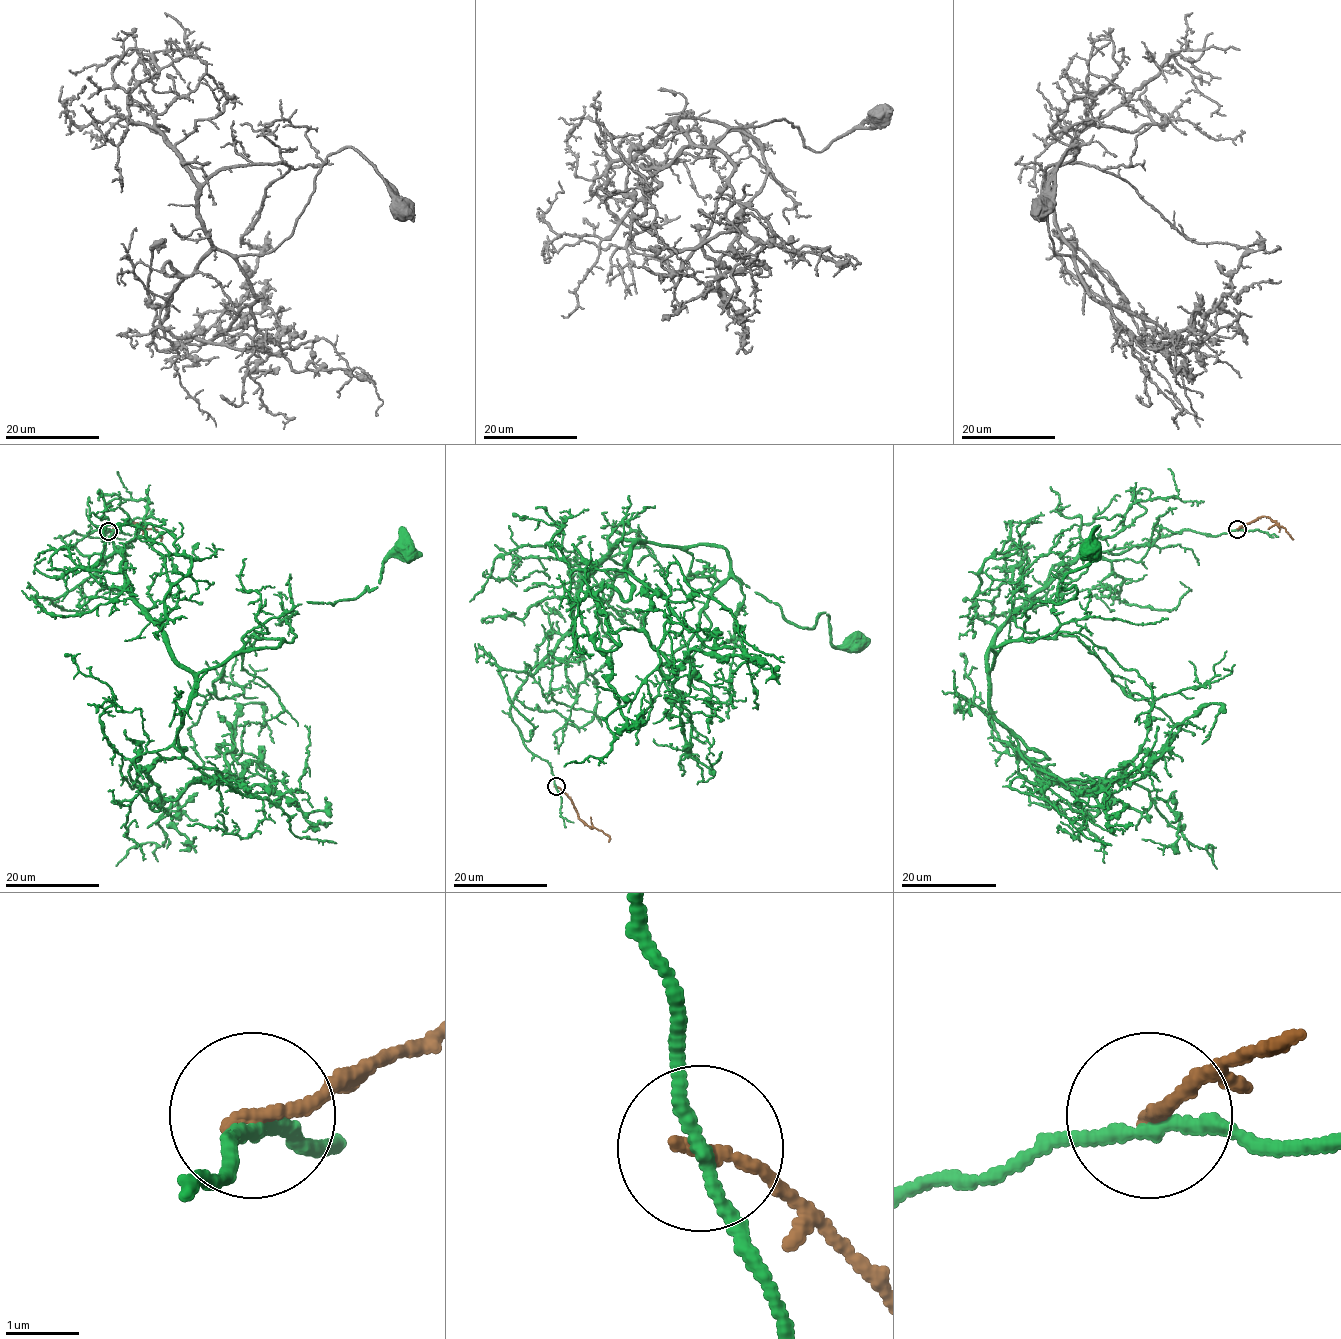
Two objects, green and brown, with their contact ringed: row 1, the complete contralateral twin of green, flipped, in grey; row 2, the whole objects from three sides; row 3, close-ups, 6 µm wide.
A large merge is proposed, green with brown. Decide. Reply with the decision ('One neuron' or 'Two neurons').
Two neurons

